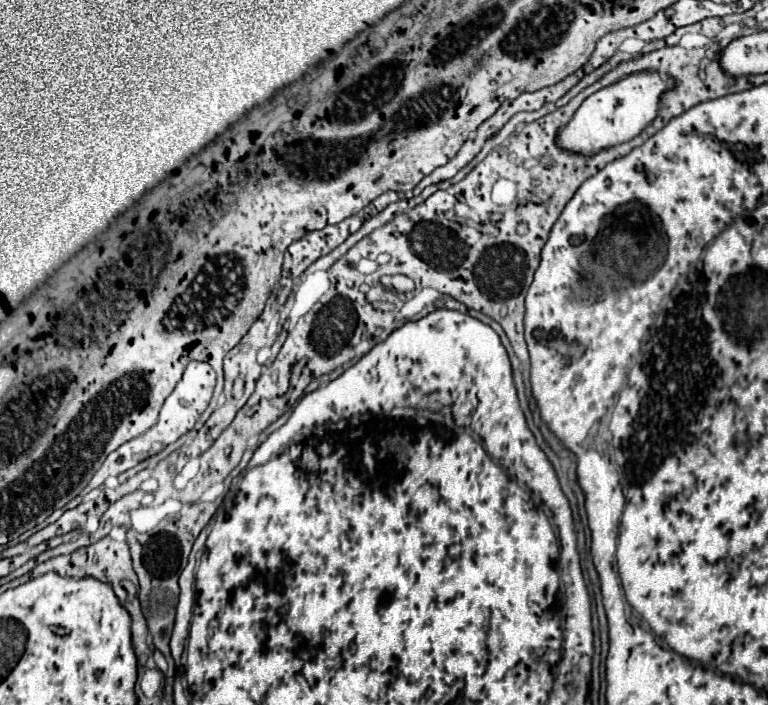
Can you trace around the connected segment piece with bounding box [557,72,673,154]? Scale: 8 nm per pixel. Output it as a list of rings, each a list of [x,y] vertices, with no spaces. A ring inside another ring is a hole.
[[[637,72],[617,84],[611,84],[609,88],[591,94],[575,112],[571,124],[559,132],[557,144],[573,152],[591,154],[635,138],[657,116],[659,96],[667,88],[673,88],[671,78],[661,78],[657,72]]]

